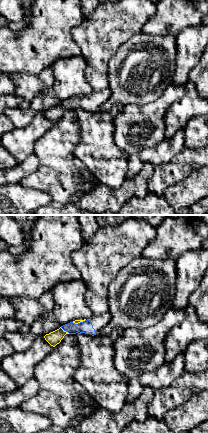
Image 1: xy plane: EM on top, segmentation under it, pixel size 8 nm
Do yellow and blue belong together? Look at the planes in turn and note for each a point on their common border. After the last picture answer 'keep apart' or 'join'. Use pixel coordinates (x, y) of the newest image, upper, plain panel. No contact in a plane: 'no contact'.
meets yellow at (65, 107)

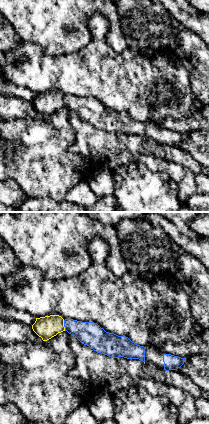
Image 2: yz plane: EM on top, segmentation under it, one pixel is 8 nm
meets yellow at (63, 101)

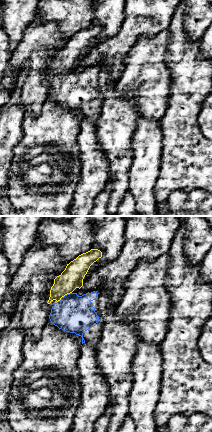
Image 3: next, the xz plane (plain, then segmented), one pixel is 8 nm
meets yellow at (64, 71)

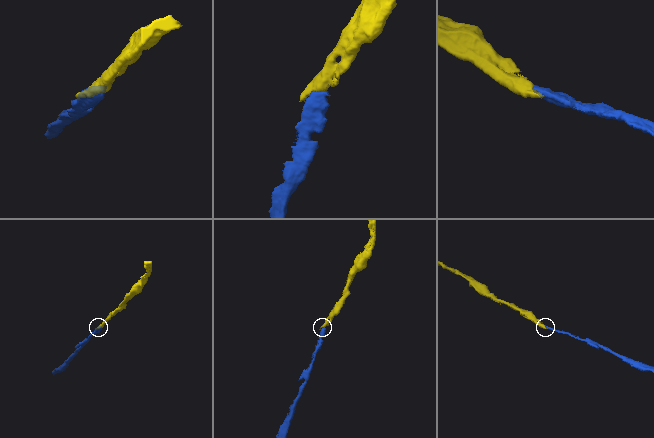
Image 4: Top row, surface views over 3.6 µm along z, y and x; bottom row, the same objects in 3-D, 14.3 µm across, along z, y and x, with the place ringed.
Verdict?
join

